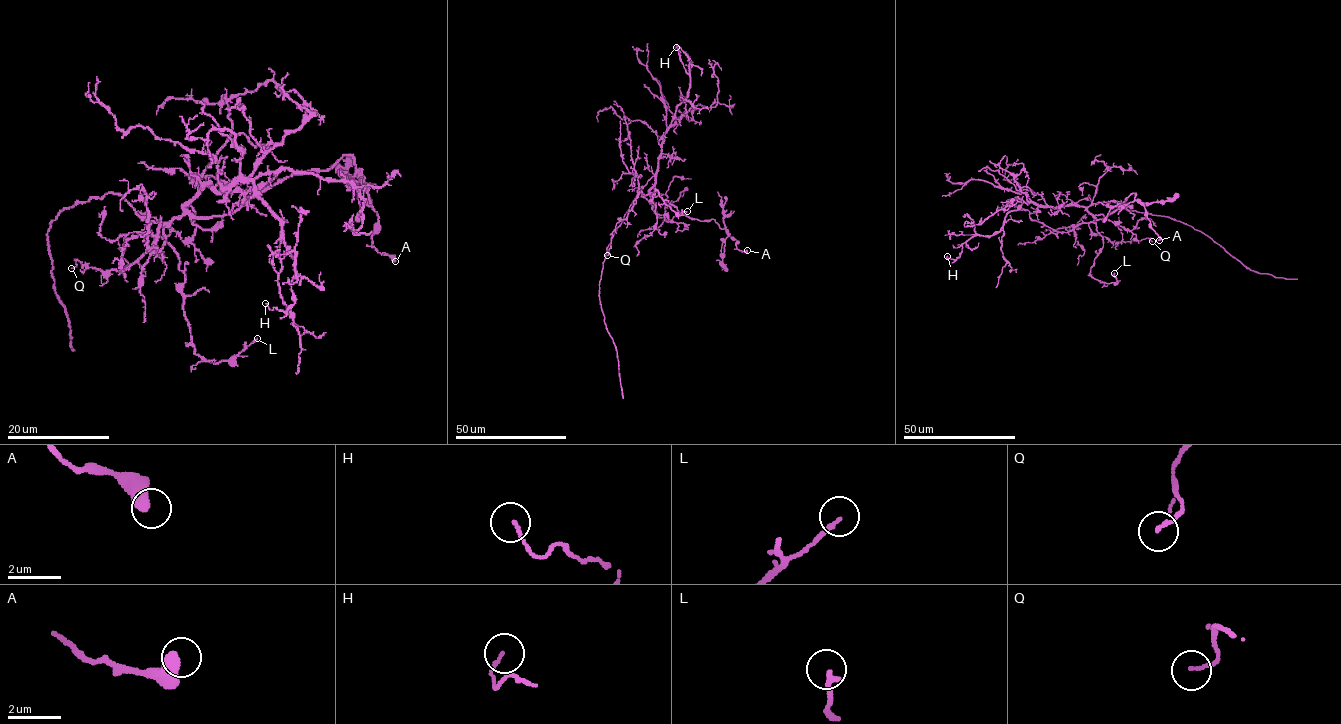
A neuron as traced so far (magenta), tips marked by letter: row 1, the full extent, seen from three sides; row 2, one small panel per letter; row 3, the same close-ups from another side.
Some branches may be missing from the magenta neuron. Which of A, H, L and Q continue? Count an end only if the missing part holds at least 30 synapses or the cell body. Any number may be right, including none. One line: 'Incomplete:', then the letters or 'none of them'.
Incomplete: none of them

